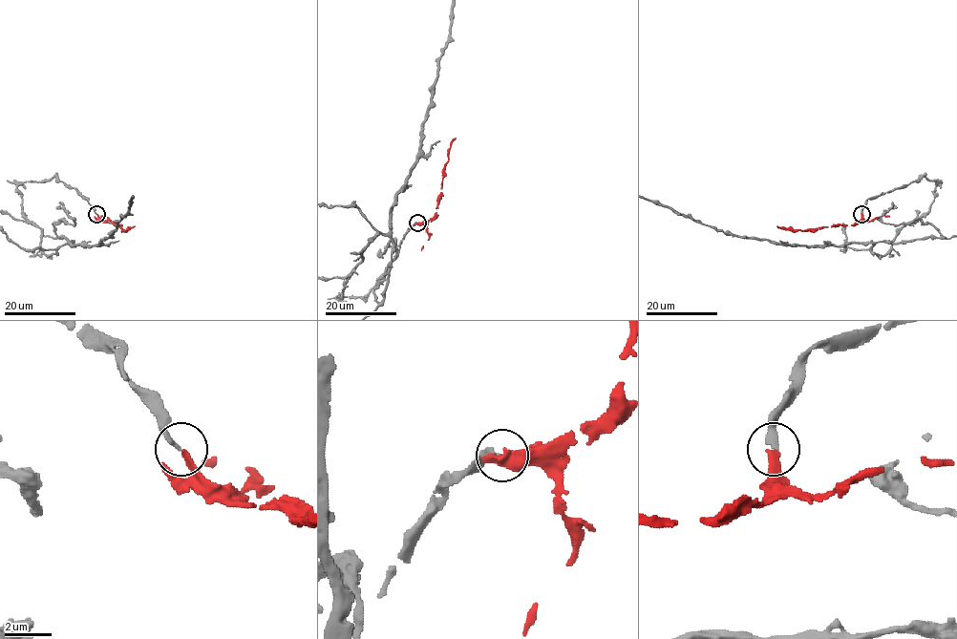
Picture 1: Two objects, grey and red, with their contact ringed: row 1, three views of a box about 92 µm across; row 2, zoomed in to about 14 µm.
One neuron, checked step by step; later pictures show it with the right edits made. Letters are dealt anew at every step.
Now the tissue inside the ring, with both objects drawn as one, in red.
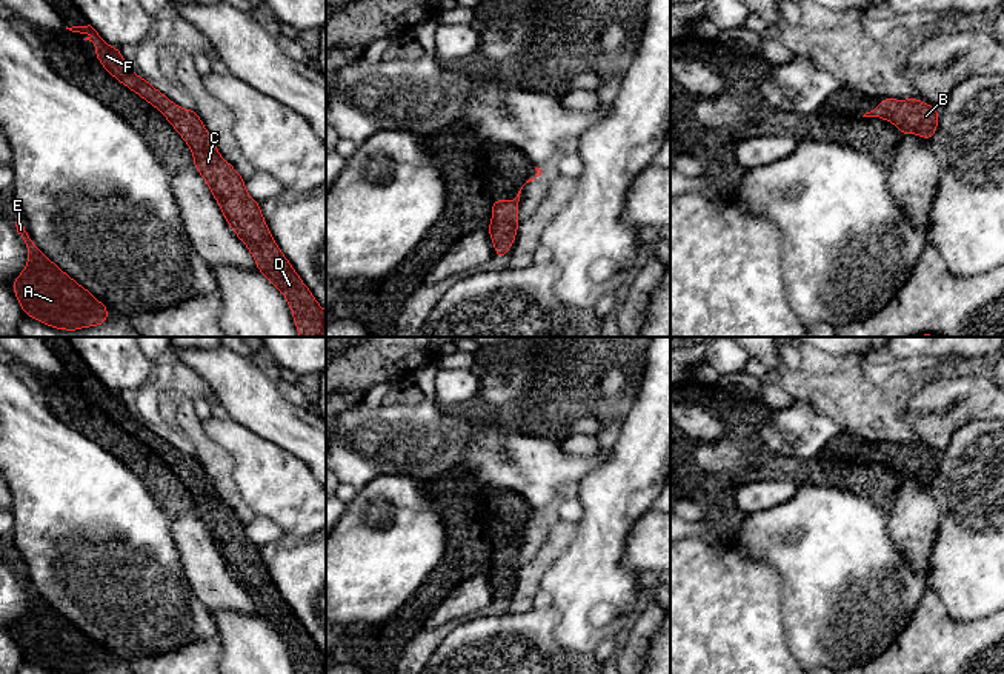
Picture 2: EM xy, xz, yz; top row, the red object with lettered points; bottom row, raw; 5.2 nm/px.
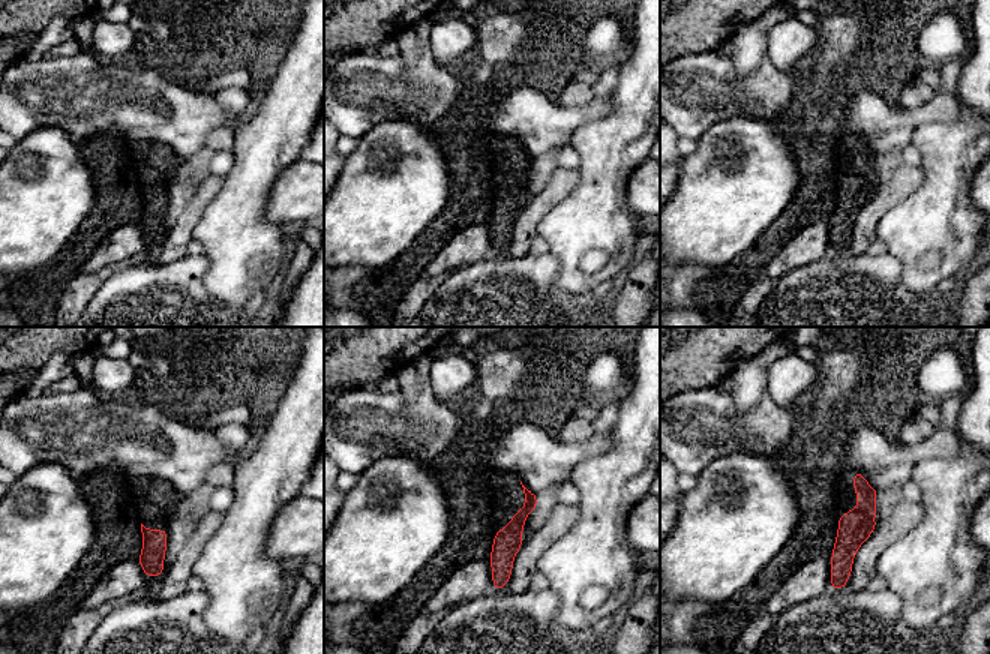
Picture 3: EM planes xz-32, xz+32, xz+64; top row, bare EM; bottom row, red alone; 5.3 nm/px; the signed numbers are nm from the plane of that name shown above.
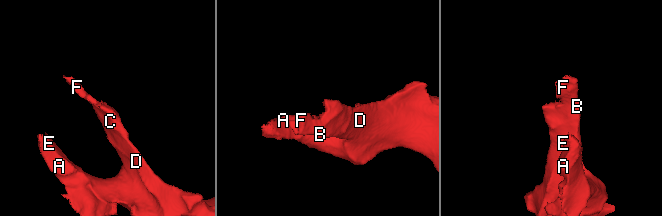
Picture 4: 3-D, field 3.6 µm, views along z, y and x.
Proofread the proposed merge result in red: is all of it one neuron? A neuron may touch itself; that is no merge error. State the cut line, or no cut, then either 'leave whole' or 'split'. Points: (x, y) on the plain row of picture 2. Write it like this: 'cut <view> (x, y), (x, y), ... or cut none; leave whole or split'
cut none; leave whole

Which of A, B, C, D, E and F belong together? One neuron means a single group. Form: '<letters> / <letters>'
A B C D E F

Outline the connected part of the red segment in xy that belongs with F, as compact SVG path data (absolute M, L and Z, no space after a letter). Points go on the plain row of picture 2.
M91 369L66 371L66 374L86 379L85 385L95 389L95 402L101 411L121 429L157 452L181 480L194 500L194 512L209 531L228 569L252 599L257 616L288 645L297 674L326 674L326 656L275 588L260 548L248 539L244 523L221 502L195 454L183 454L146 423L138 422L120 394L109 391Z

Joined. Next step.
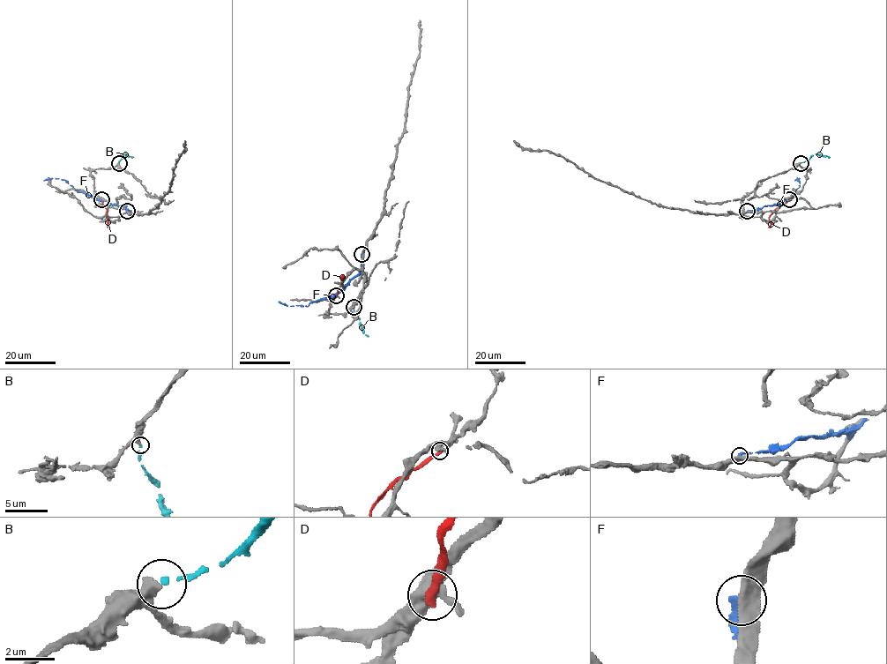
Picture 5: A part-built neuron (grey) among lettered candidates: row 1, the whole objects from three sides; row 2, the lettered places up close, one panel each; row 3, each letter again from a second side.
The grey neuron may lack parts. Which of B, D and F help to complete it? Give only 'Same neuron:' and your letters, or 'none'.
Same neuron: B

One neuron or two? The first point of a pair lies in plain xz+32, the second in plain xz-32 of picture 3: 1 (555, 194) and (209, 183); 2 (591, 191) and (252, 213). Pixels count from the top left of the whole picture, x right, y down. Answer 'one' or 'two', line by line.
1: one
2: one

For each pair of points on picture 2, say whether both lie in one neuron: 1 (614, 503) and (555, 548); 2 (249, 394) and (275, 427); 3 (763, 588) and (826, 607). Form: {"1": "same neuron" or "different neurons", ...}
{"1": "different neurons", "2": "same neuron", "3": "different neurons"}

